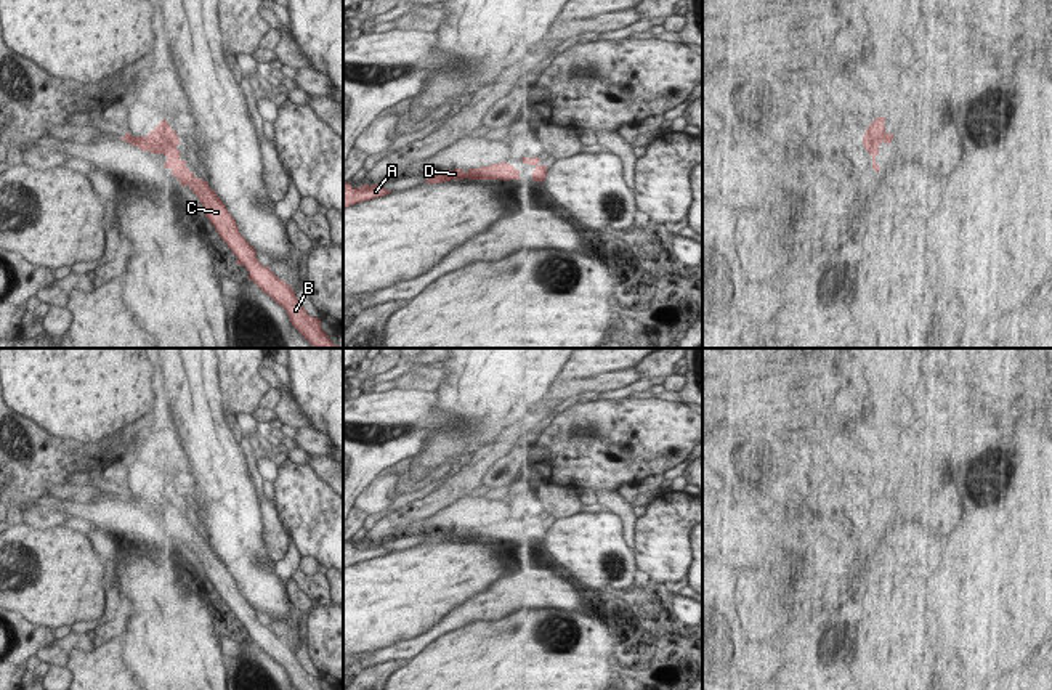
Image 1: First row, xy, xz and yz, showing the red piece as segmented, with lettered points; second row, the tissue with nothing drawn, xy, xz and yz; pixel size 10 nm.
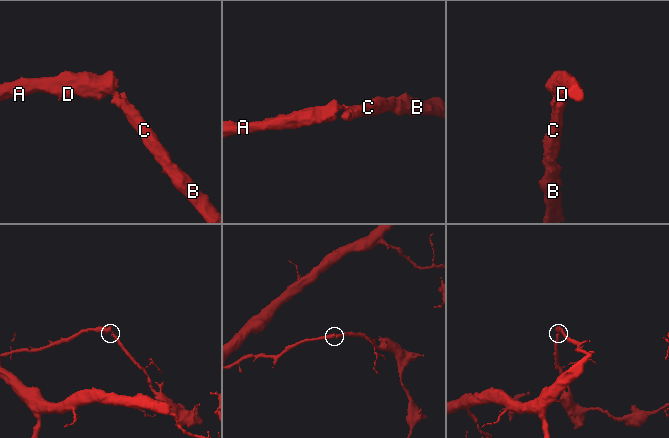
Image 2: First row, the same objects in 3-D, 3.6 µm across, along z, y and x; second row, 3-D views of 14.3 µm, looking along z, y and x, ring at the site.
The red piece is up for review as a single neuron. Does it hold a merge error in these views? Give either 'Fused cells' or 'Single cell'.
Single cell

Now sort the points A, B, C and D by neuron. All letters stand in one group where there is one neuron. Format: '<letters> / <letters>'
A B C D

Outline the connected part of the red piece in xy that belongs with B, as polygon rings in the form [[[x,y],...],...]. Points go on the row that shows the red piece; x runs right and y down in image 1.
[[[165,119],[152,132],[149,132],[148,136],[132,136],[127,132],[120,140],[140,148],[141,151],[164,154],[167,157],[164,167],[172,170],[173,177],[178,178],[181,186],[189,186],[199,197],[200,204],[204,205],[205,217],[237,257],[236,263],[247,268],[249,279],[287,311],[292,326],[314,348],[338,348],[338,345],[334,345],[329,335],[322,331],[321,319],[306,313],[293,289],[279,279],[269,270],[269,266],[263,266],[258,262],[255,257],[257,250],[239,233],[236,220],[231,217],[223,201],[208,186],[208,183],[196,178],[194,173],[186,167],[186,160],[180,159],[181,154],[176,149],[180,144],[178,133],[172,130]]]

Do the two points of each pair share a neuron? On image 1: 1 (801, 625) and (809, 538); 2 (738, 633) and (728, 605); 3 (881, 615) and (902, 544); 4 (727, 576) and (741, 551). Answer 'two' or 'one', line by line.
1: two
2: one
3: one
4: two

